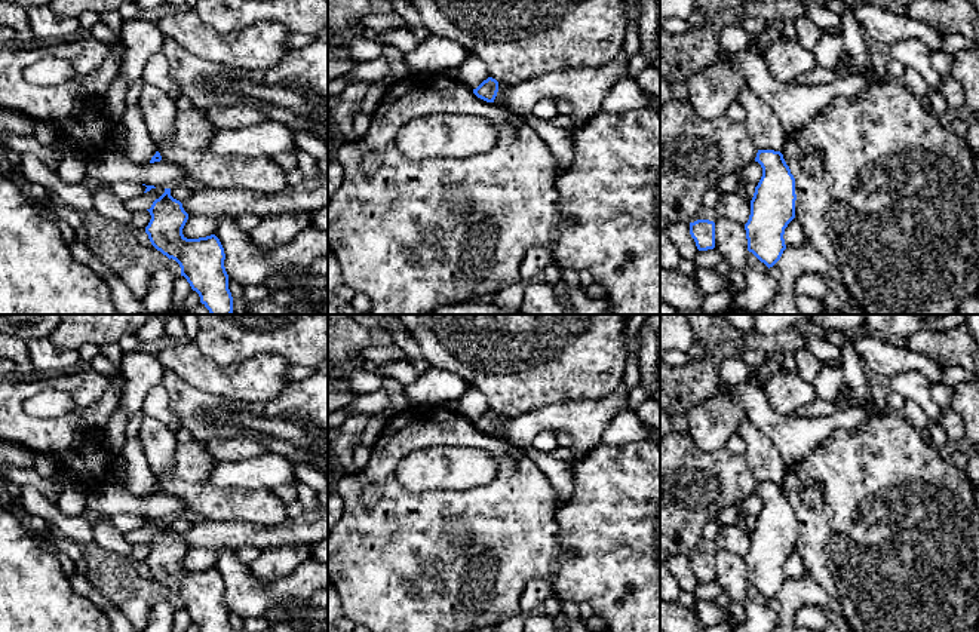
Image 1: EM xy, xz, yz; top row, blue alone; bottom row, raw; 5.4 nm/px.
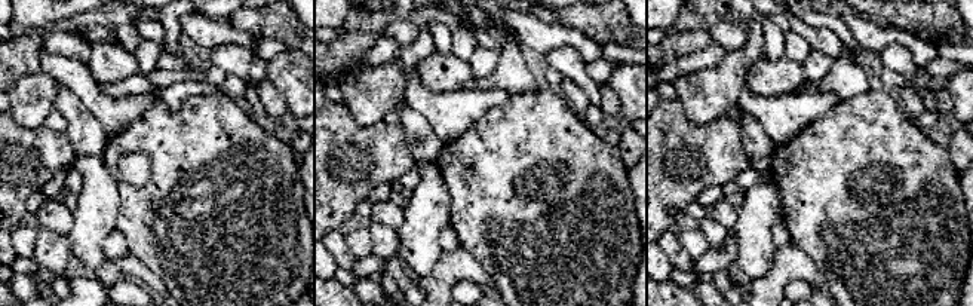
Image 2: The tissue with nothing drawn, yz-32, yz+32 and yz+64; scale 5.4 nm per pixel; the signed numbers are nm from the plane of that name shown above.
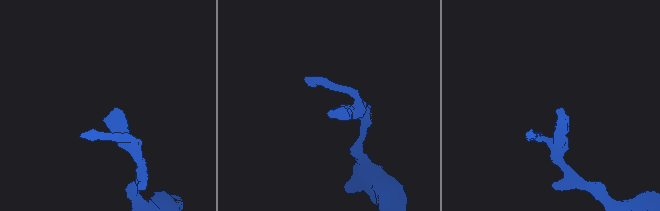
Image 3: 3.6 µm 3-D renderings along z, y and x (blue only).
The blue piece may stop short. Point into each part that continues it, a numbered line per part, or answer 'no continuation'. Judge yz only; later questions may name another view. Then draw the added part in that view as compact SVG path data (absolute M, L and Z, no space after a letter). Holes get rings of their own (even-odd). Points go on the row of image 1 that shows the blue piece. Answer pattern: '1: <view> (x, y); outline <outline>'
no continuation

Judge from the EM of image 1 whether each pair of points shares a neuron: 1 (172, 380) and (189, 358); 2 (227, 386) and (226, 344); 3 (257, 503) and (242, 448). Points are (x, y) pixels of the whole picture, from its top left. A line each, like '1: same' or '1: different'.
1: different
2: different
3: different

